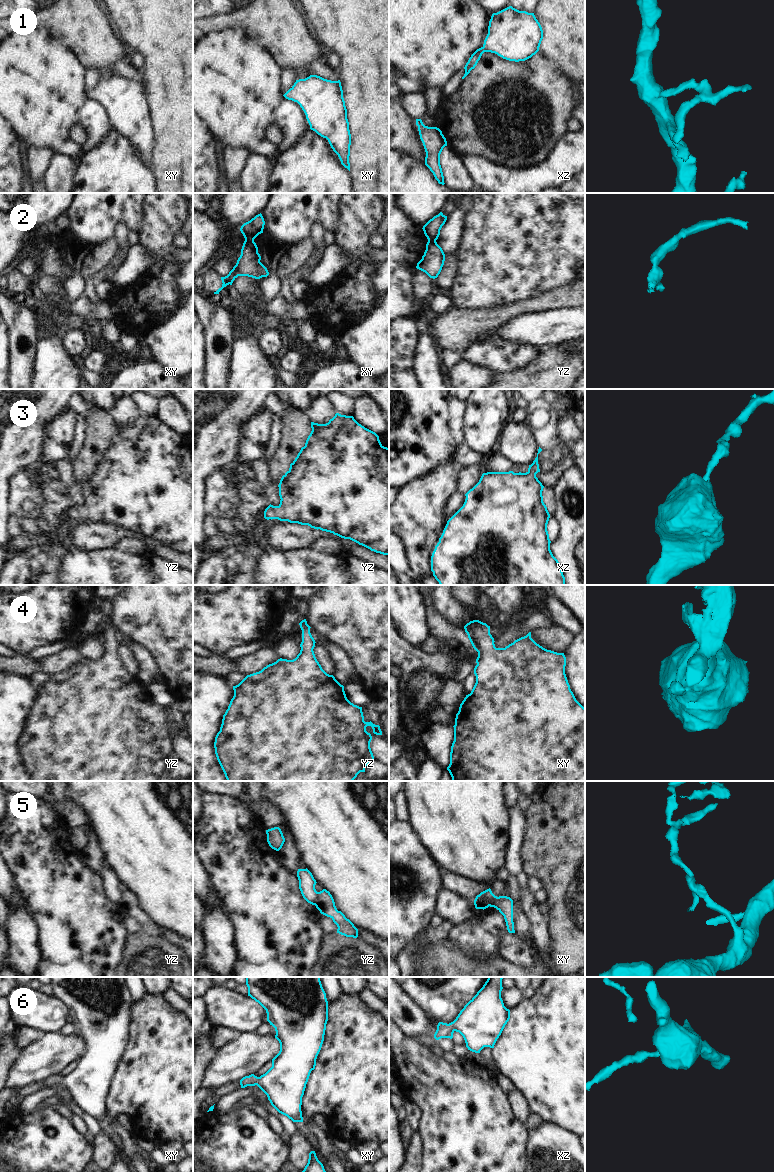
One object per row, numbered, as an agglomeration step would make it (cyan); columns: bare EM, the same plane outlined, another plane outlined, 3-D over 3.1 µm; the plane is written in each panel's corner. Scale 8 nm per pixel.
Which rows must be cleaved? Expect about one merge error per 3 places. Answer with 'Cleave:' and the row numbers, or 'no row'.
Cleave: 2, 5

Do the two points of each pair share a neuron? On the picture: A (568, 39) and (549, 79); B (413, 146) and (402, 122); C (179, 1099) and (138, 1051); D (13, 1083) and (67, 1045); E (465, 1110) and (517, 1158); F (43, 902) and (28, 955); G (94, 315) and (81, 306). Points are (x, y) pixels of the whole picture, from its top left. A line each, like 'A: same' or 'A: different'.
A: different
B: same
C: same
D: same
E: same
F: different
G: same

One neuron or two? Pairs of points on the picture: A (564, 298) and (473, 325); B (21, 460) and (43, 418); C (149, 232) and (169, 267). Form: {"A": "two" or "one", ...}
{"A": "one", "B": "one", "C": "one"}

